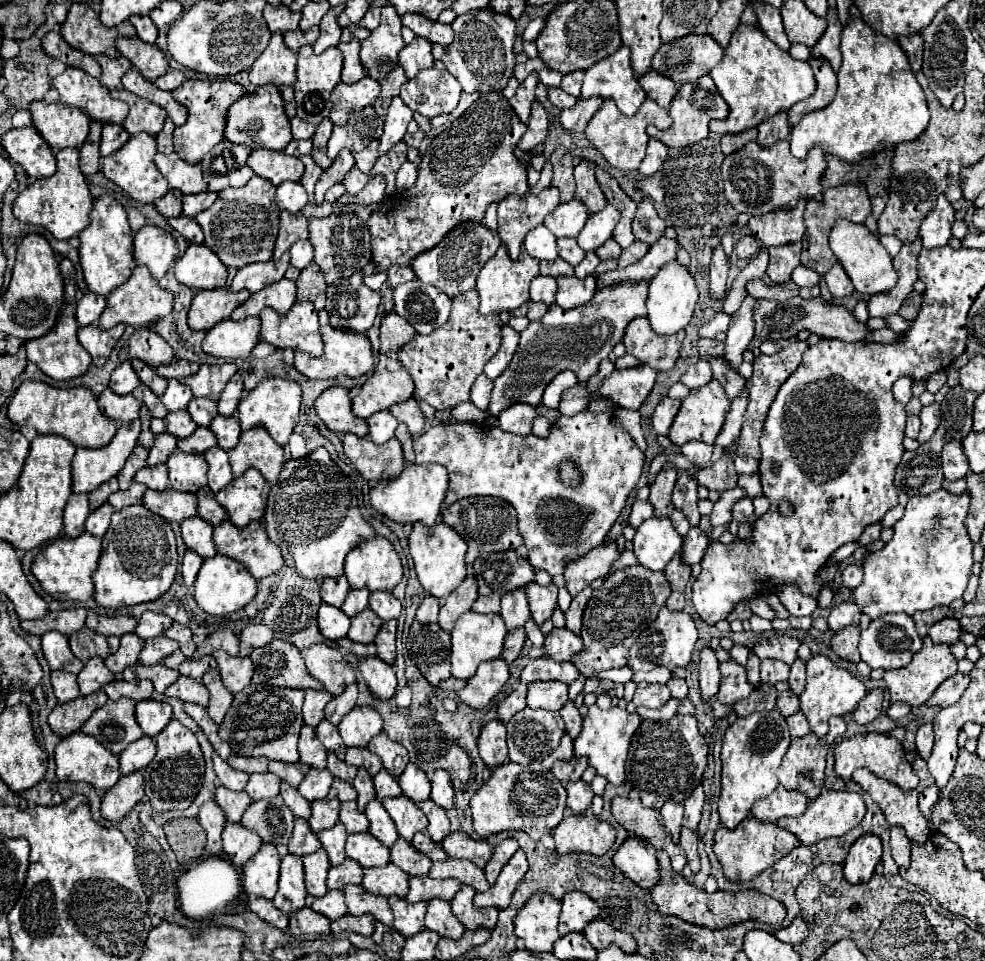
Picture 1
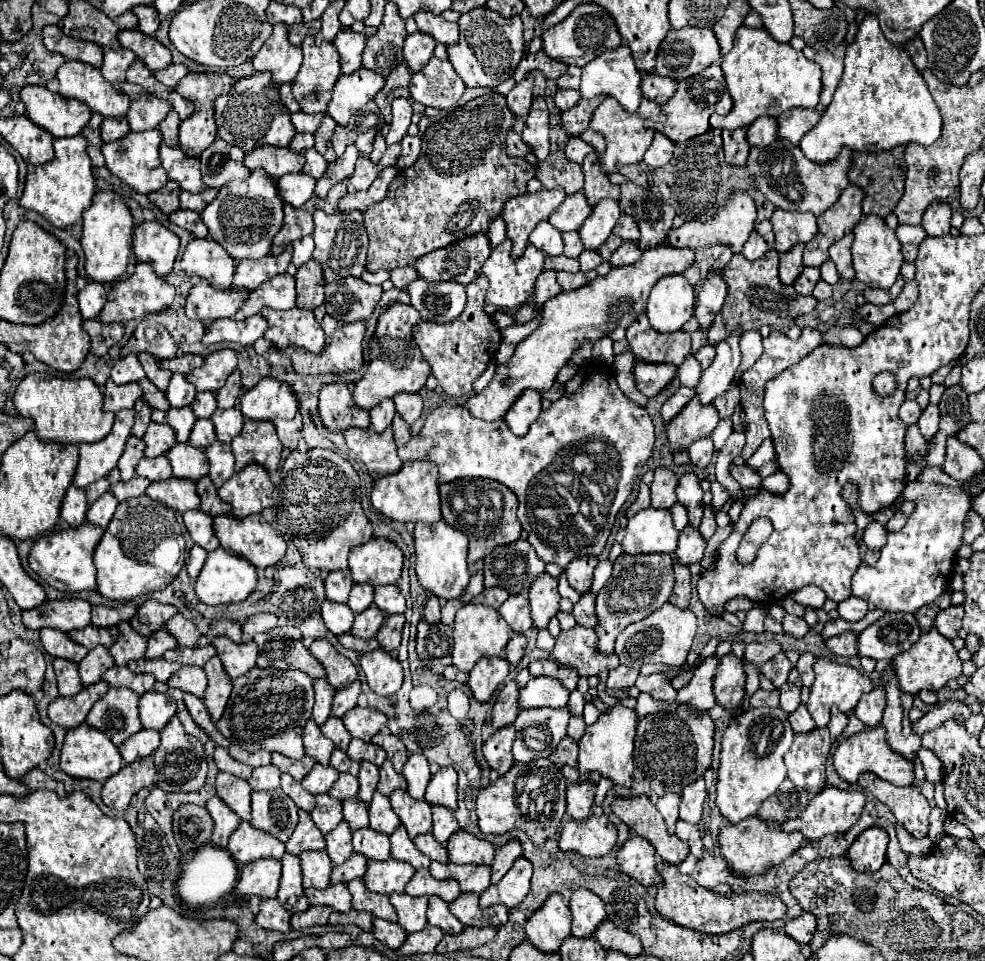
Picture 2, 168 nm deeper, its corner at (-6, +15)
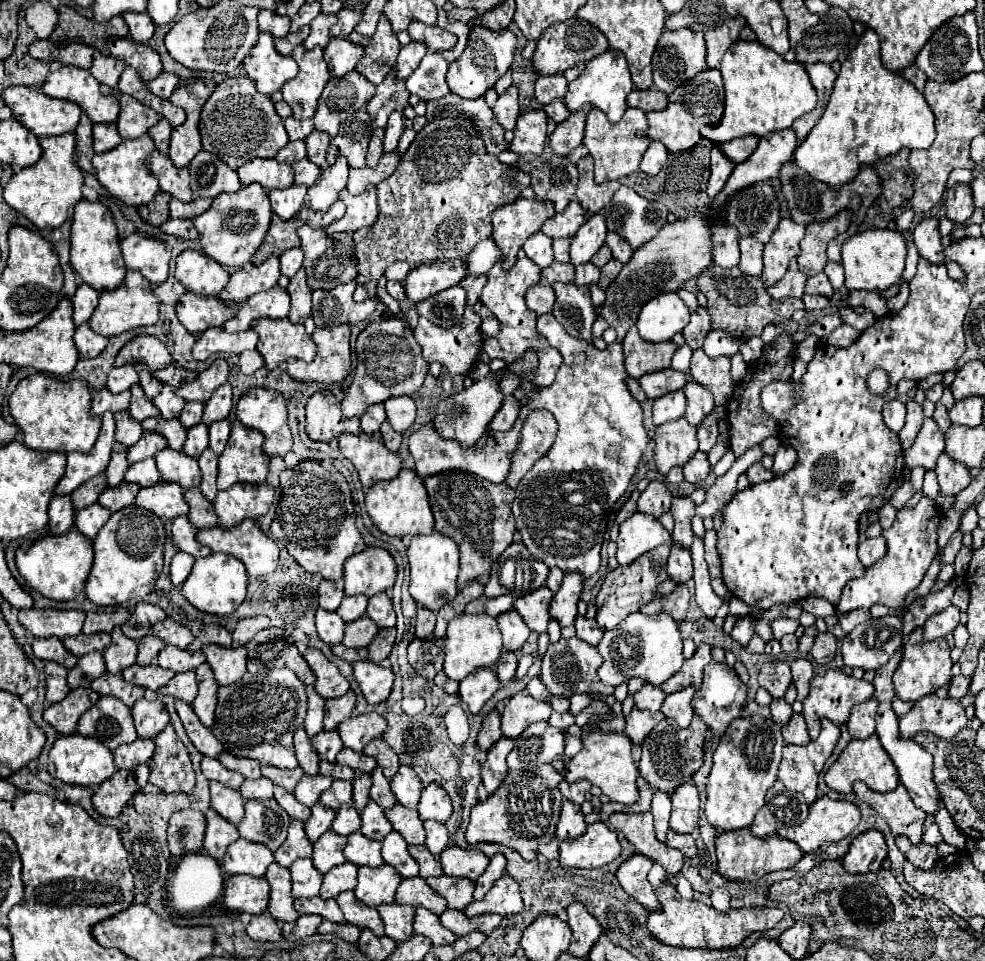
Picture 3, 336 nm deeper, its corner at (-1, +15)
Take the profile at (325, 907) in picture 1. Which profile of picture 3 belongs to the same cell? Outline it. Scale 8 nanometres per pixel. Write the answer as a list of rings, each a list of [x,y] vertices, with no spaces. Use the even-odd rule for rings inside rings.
[[[313,897],[313,899],[295,899],[295,909],[305,915],[305,913],[315,913],[321,915],[327,921],[333,923],[341,923],[343,921],[343,913],[337,905],[335,899],[321,899],[321,897]]]

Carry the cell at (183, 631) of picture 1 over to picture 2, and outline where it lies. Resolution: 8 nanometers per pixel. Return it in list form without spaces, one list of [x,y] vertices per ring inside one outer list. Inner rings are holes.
[[[176,613],[176,617],[172,617],[170,621],[166,621],[164,627],[168,629],[168,633],[172,633],[178,639],[178,643],[182,647],[194,647],[198,643],[198,639],[200,639],[198,627],[180,613]]]

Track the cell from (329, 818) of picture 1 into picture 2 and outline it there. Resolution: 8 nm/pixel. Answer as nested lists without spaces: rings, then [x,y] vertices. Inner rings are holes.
[[[320,793],[320,795],[316,795],[316,807],[310,815],[312,815],[316,827],[322,833],[328,833],[342,821],[342,801],[336,801],[328,793],[326,795]]]

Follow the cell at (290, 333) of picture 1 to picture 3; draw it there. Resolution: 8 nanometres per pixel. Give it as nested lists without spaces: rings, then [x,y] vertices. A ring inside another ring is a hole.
[[[259,319],[251,323],[251,329],[259,333],[257,351],[267,369],[275,369],[291,357],[307,363],[315,359],[315,343],[303,325],[293,325],[289,319]]]

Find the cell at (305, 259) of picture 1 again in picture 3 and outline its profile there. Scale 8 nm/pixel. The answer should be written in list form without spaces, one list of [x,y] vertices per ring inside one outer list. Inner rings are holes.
[[[301,247],[289,249],[281,255],[281,273],[291,279],[301,269],[301,263],[303,263],[303,249]]]

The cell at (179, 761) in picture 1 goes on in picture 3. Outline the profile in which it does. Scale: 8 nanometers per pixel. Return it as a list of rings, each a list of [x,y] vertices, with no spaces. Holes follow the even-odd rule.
[[[171,723],[155,737],[155,755],[149,761],[149,769],[149,783],[165,793],[189,793],[195,787],[189,753],[177,739]]]

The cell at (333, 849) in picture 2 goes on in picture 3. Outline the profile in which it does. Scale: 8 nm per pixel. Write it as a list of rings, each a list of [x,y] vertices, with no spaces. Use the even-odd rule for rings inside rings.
[[[327,831],[323,833],[323,837],[319,837],[319,841],[313,845],[313,865],[319,873],[327,873],[329,869],[345,863],[343,857],[343,845],[345,845],[345,837],[337,835],[335,831]]]

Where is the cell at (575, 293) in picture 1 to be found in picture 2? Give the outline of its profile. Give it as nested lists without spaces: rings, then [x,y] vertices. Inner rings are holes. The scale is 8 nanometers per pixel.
[[[578,271],[578,273],[558,273],[558,283],[564,291],[574,291],[574,289],[580,289],[582,285],[586,285],[588,277],[582,271]]]

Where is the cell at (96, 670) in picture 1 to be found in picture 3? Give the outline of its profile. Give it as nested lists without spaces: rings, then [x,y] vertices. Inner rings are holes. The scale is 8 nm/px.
[[[93,651],[77,659],[77,665],[67,675],[67,683],[71,689],[89,687],[91,681],[101,677],[103,673],[105,673],[105,661],[99,651]]]

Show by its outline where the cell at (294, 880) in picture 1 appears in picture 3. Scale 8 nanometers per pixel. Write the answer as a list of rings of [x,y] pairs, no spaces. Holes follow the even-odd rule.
[[[273,863],[267,873],[265,879],[269,881],[271,887],[271,899],[269,899],[269,913],[277,919],[277,921],[295,921],[299,917],[299,913],[293,907],[293,897],[291,897],[291,877],[289,877],[289,869],[281,869],[277,863]]]

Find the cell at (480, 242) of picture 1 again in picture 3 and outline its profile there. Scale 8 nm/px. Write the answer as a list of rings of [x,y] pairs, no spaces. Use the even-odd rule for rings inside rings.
[[[461,259],[415,267],[405,279],[405,295],[411,303],[419,303],[427,297],[433,297],[435,293],[441,293],[443,289],[459,285],[465,273],[467,267]]]

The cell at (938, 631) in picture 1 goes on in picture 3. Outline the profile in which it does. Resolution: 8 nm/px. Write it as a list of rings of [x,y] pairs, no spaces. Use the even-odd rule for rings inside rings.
[[[947,607],[943,613],[937,613],[935,617],[929,617],[923,625],[923,637],[925,641],[933,641],[933,639],[943,639],[949,633],[953,633],[953,629],[959,625],[959,609],[957,607]]]

